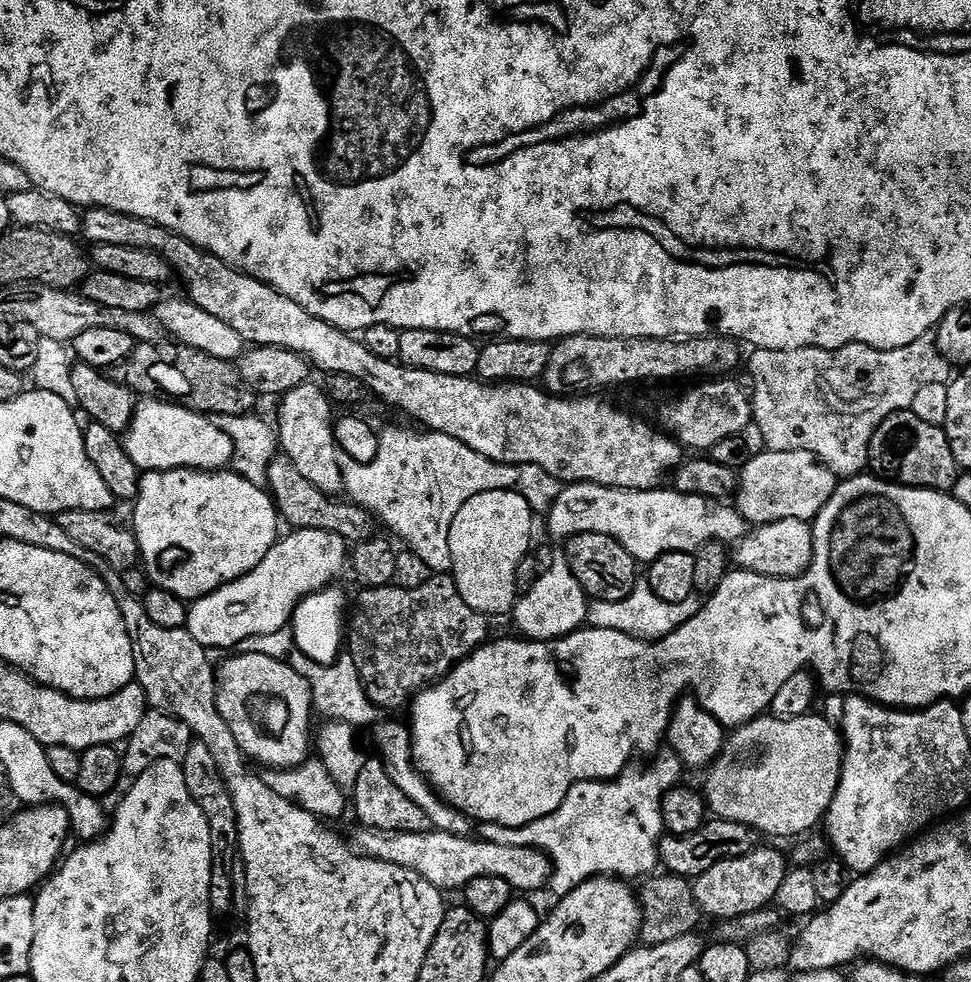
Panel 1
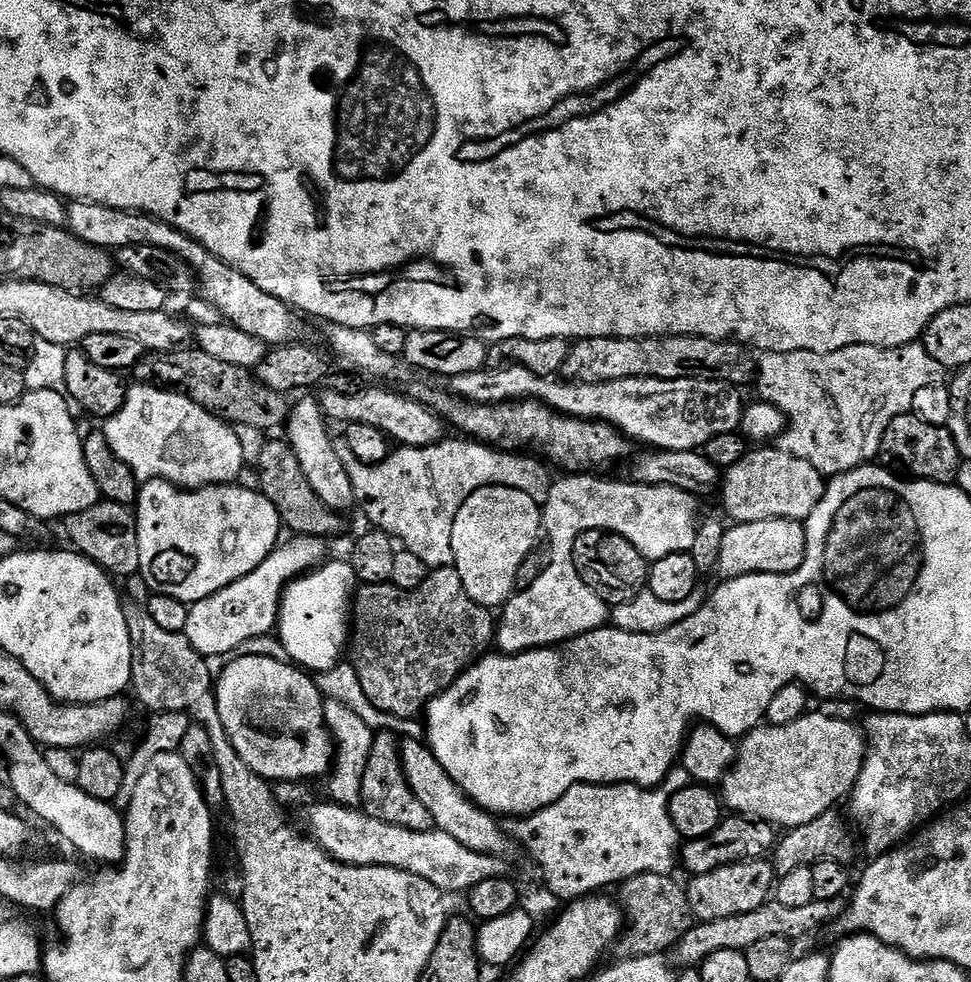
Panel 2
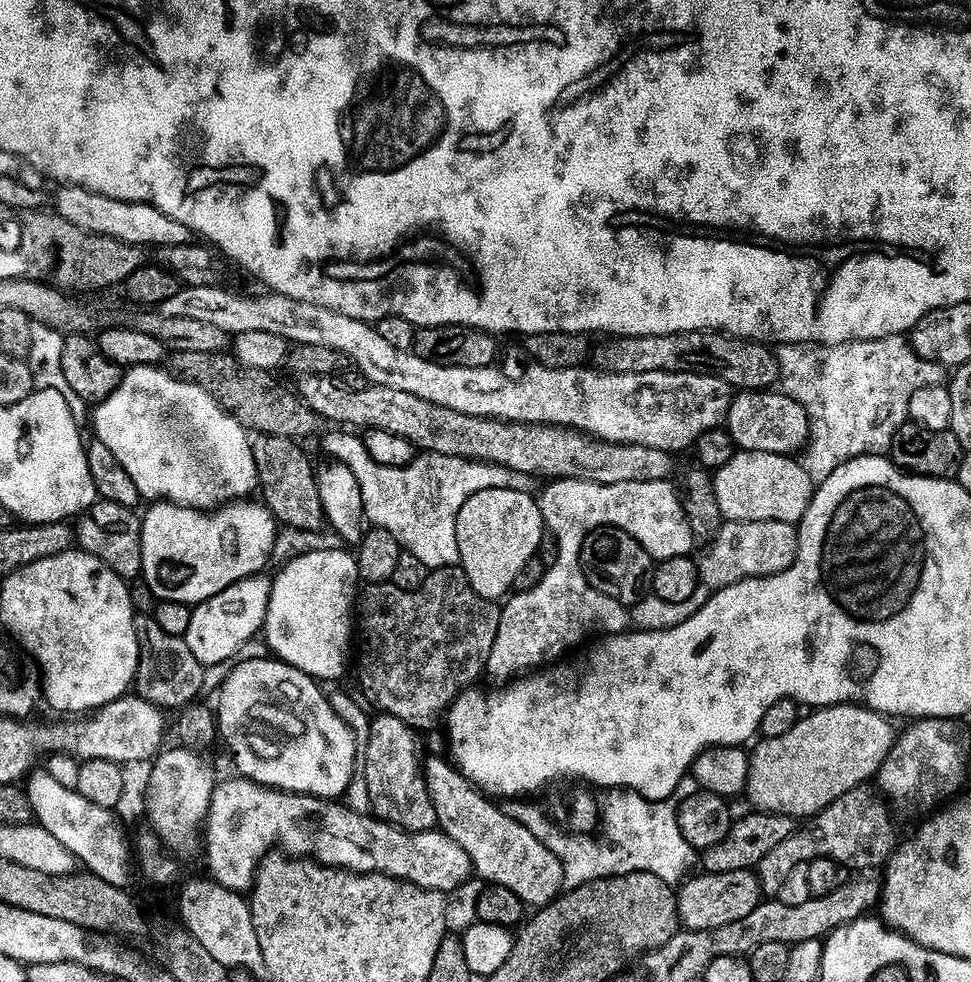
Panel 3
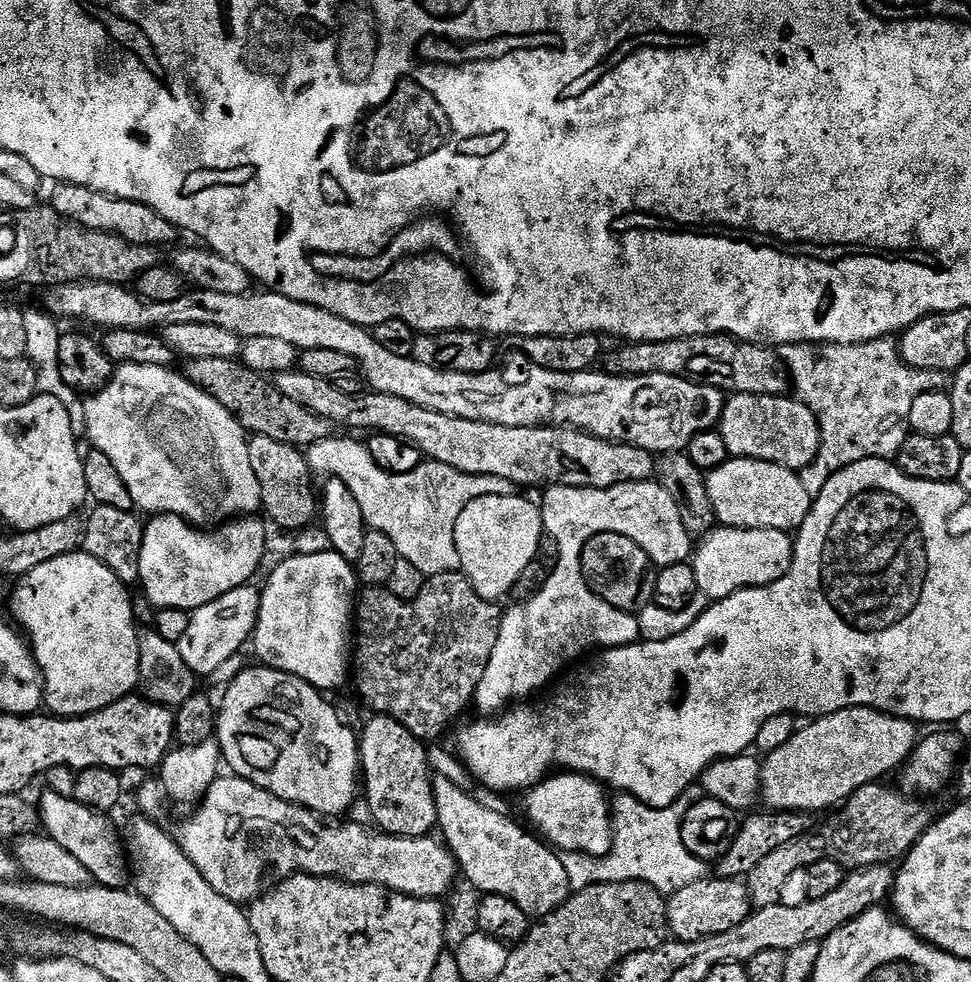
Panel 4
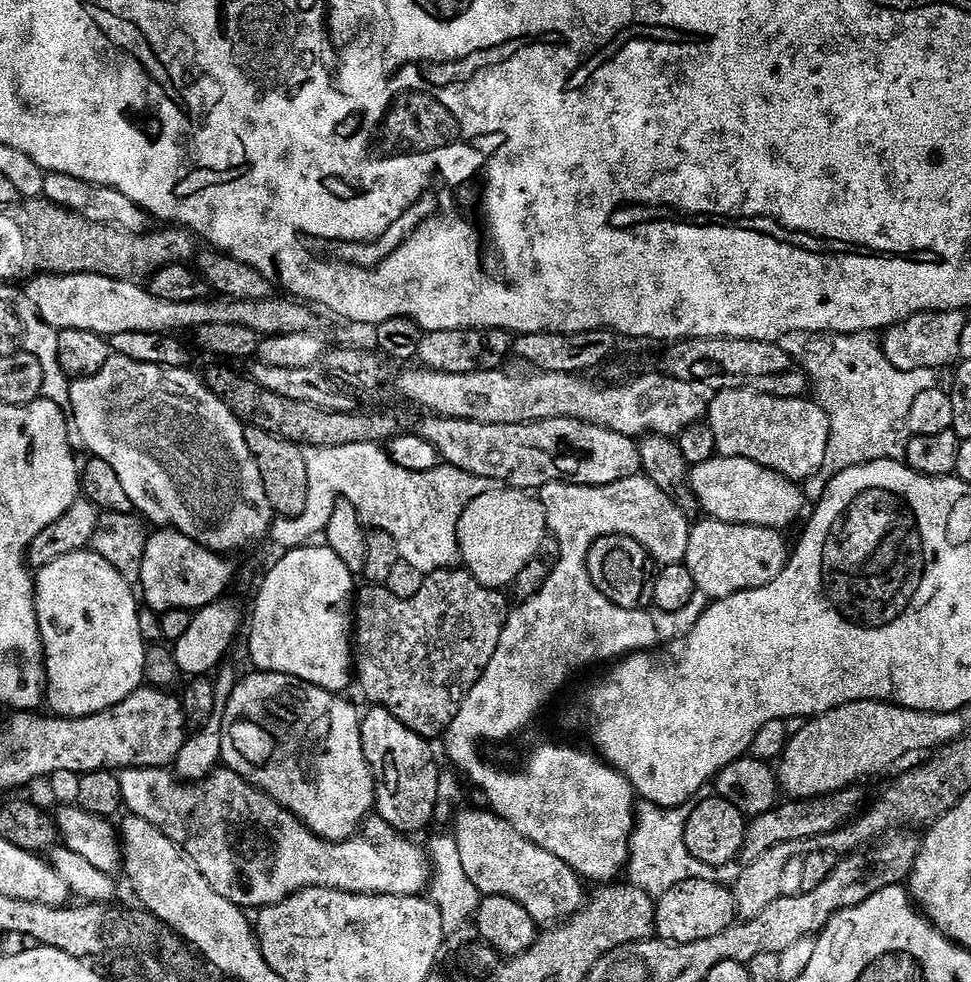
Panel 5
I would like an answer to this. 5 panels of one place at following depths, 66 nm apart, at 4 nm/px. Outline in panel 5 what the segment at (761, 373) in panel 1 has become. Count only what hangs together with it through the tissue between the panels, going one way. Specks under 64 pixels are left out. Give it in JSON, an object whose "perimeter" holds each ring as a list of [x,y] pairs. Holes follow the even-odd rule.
{"perimeter":[[[795,332],[786,334],[778,343],[804,367],[816,403],[830,418],[826,462],[812,479],[802,484],[809,501],[821,500],[828,481],[842,474],[842,470],[875,460],[905,459],[910,406],[914,406],[914,398],[922,390],[937,387],[937,369],[903,372],[890,366],[881,341],[871,332]]]}

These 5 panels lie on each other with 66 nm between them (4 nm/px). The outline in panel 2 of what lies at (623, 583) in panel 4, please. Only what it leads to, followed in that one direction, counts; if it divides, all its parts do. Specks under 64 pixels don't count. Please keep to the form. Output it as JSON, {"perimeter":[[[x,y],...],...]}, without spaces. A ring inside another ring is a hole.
{"perimeter":[[[595,531],[582,534],[572,552],[574,566],[590,590],[609,606],[629,604],[648,587],[649,560],[616,532]]]}

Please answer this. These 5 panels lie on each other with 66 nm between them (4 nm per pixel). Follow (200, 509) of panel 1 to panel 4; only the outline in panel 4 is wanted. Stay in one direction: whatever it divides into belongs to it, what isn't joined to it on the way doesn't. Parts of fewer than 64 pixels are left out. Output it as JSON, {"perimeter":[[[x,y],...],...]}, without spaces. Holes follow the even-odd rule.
{"perimeter":[[[156,514],[144,524],[139,587],[156,610],[195,610],[222,598],[235,588],[243,588],[260,568],[268,548],[268,532],[260,518],[233,518],[215,530],[188,523],[181,516]]]}

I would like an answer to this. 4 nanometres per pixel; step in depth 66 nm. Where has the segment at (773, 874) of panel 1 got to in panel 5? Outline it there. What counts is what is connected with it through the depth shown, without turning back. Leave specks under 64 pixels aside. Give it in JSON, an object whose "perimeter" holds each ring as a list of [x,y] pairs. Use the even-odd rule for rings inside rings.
{"perimeter":[[[687,880],[678,886],[670,886],[666,894],[656,900],[656,936],[670,944],[702,942],[702,938],[714,938],[731,924],[737,923],[734,894],[726,883],[716,880]]]}

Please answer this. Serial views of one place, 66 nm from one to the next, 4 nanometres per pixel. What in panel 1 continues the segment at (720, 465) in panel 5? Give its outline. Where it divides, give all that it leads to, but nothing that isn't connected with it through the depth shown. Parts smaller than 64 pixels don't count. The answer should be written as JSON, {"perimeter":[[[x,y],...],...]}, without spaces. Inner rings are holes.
{"perimeter":[[[760,450],[745,468],[739,469],[734,507],[752,526],[782,522],[786,518],[812,522],[823,508],[831,505],[837,483],[838,477],[831,468],[821,464],[814,454]]]}

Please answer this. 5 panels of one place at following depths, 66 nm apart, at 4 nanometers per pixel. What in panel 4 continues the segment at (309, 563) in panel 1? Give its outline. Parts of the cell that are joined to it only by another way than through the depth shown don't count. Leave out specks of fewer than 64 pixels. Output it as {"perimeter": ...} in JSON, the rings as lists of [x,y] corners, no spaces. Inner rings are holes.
{"perimeter":[[[252,586],[235,588],[222,598],[214,598],[214,602],[206,602],[206,606],[195,609],[190,615],[190,626],[186,634],[178,641],[182,658],[197,677],[204,678],[216,672],[227,660],[236,656],[236,651],[244,643],[253,639],[256,631],[256,619],[260,613],[260,592]]]}

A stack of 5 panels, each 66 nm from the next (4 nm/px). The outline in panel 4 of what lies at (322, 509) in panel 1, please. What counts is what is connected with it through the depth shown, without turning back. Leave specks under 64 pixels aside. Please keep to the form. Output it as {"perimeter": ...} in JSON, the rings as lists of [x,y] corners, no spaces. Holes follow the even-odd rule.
{"perimeter":[[[255,434],[248,436],[248,449],[250,467],[254,469],[254,478],[258,478],[263,515],[280,528],[304,528],[312,519],[317,519],[318,492],[312,489],[314,473],[308,466],[307,455],[292,444]]]}

